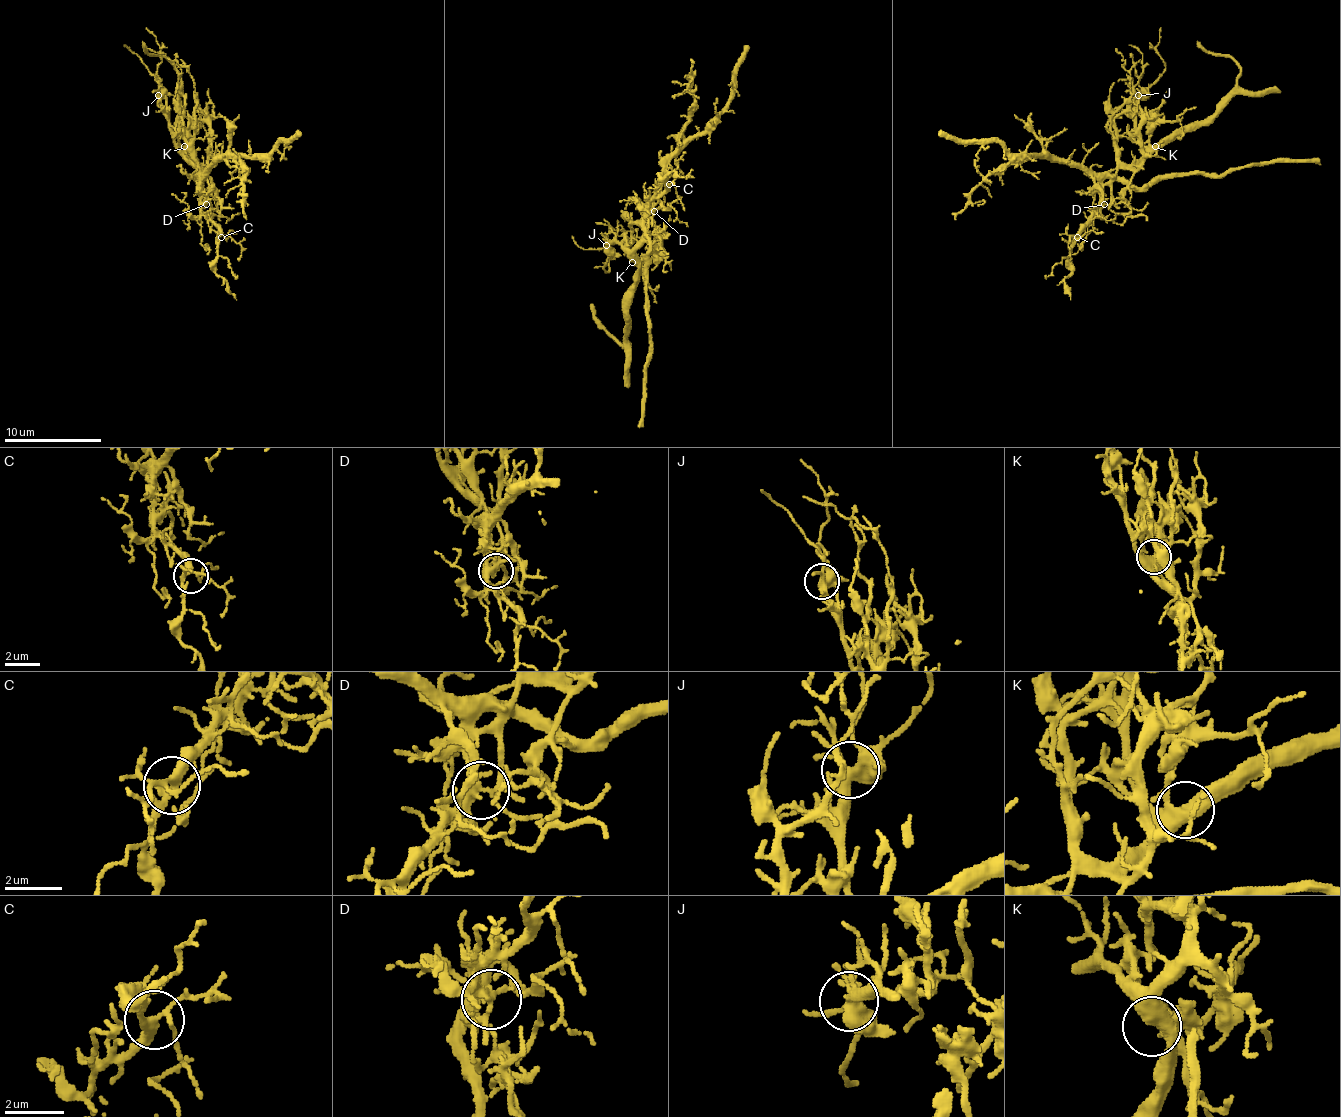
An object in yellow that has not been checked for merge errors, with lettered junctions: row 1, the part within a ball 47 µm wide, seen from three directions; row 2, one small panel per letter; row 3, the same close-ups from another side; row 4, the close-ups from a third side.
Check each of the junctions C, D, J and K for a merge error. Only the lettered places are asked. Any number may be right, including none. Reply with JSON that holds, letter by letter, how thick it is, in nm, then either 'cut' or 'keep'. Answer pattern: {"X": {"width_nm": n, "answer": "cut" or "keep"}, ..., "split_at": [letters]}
{"C": {"width_nm": 280, "answer": "keep"}, "D": {"width_nm": 280, "answer": "cut"}, "J": {"width_nm": 440, "answer": "keep"}, "K": {"width_nm": 440, "answer": "keep"}, "split_at": ["D"]}

